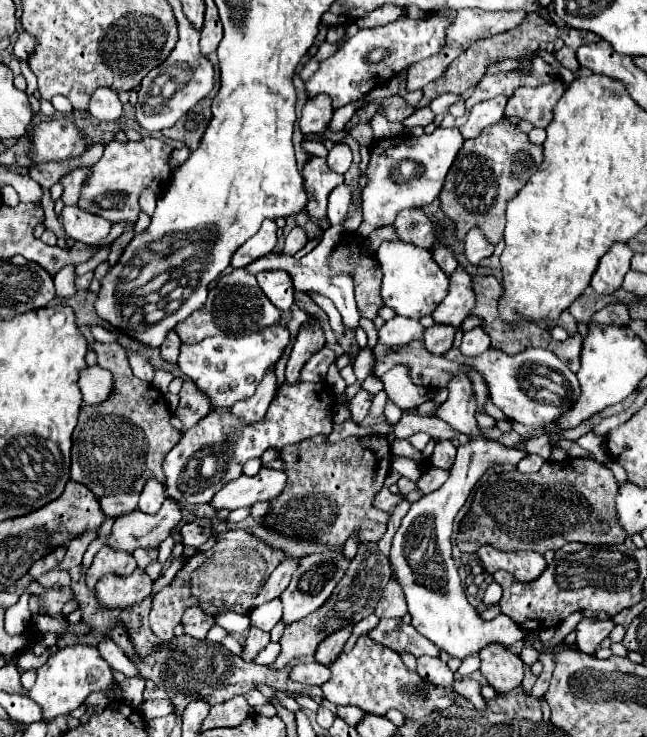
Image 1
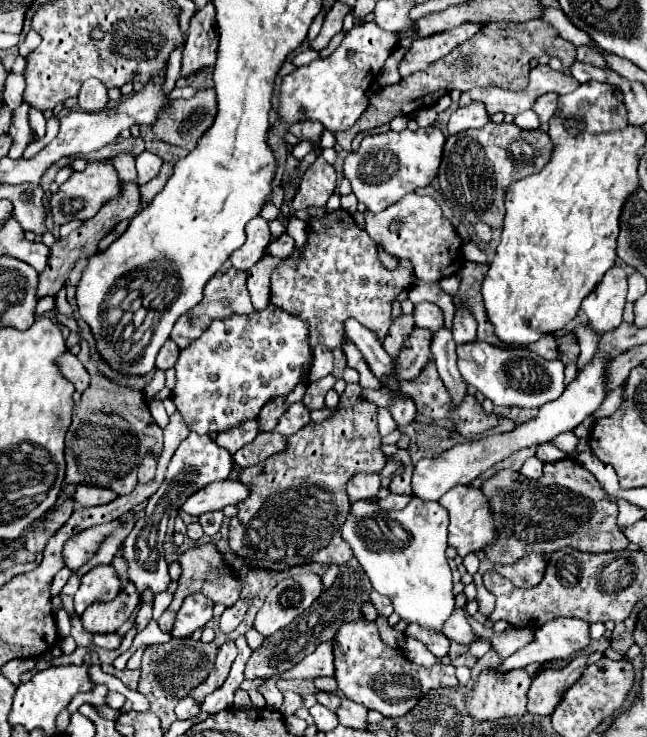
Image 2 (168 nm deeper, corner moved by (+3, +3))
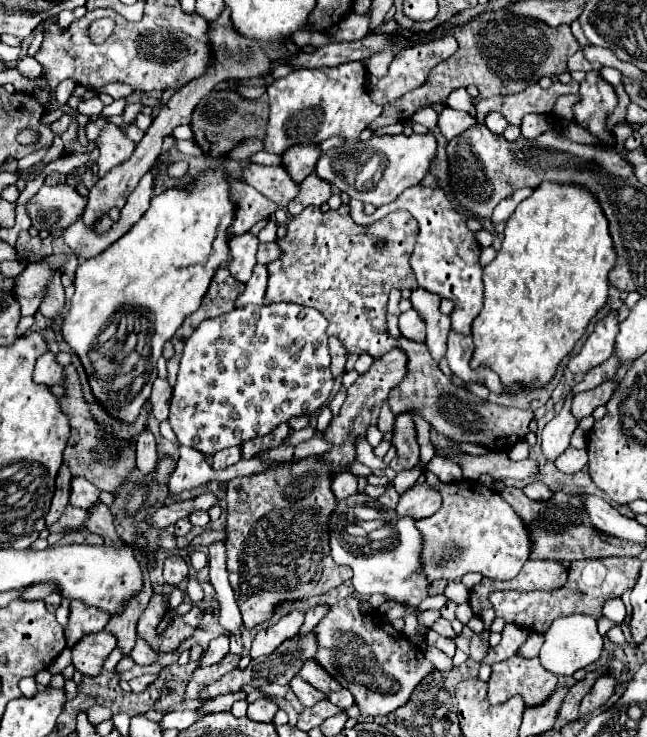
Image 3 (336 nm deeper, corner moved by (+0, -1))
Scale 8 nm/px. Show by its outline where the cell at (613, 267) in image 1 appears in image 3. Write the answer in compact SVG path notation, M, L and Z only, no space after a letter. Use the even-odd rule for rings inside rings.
M611 312L607 318L595 324L593 334L587 338L581 352L569 360L567 368L573 374L585 374L591 368L603 364L613 354L617 334L619 334L619 322L615 318L615 312Z

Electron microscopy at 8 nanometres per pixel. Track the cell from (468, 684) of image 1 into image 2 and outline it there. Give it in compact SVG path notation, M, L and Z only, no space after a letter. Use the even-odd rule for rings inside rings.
M346 622L340 626L334 638L334 666L338 690L348 700L364 704L368 710L378 710L388 718L408 714L430 690L460 686L452 664L442 664L436 668L412 666L412 662L404 658L402 650L388 648L380 640L374 622Z

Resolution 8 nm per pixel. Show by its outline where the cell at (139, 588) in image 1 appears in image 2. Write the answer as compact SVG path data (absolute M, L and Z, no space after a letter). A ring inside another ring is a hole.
M128 582L124 590L112 602L96 600L82 614L82 624L88 632L116 632L138 608L140 594L134 582Z

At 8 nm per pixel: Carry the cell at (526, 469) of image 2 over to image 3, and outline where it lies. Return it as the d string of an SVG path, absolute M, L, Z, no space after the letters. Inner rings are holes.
M533 480L531 484L527 484L523 488L523 492L531 498L531 500L537 500L537 502L543 502L543 500L549 500L551 498L551 490L547 488L545 482L541 480Z

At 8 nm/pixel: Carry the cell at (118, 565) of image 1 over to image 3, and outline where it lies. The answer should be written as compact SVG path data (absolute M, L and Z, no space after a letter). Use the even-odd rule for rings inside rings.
M71 602L69 624L65 628L67 648L73 648L83 636L103 630L107 622L109 622L107 614L99 614L99 610L87 610L87 606L83 606L81 602Z

